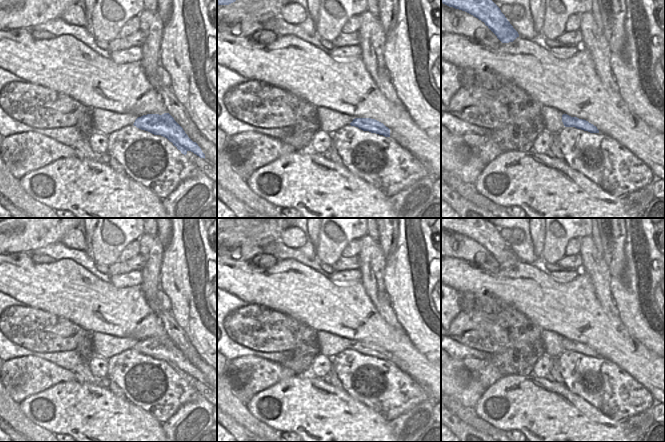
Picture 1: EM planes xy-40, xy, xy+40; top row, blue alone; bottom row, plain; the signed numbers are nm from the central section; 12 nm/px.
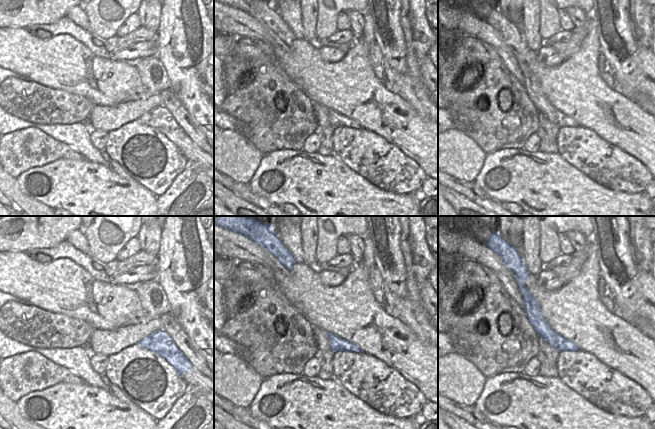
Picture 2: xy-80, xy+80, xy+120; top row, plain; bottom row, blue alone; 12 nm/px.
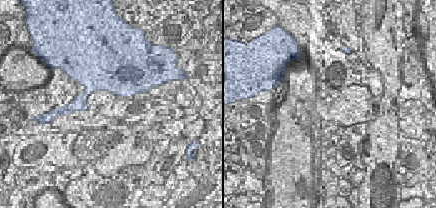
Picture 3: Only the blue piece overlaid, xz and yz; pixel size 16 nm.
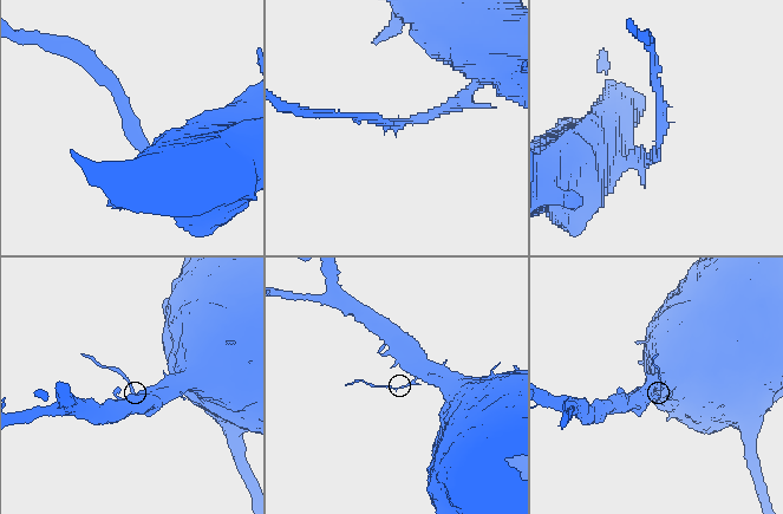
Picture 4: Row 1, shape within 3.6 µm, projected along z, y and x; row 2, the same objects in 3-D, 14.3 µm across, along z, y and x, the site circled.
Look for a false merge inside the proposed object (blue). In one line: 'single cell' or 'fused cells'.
fused cells

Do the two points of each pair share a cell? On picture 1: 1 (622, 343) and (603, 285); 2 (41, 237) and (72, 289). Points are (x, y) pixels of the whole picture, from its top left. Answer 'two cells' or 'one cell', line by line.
1: two cells
2: two cells

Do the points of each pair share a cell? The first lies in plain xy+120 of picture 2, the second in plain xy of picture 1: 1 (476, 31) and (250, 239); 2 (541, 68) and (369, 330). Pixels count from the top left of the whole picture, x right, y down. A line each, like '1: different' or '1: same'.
1: different
2: same

